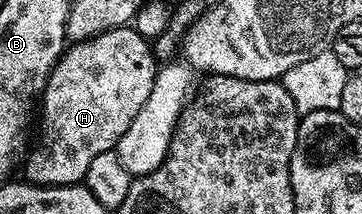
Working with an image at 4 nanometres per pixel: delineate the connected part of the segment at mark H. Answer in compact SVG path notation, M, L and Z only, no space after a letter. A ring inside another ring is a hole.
M128 25L71 44L53 67L41 94L42 126L30 158L24 161L25 180L32 185L85 182L92 159L114 149L132 119L140 115L140 107L155 85L157 67L149 40Z

